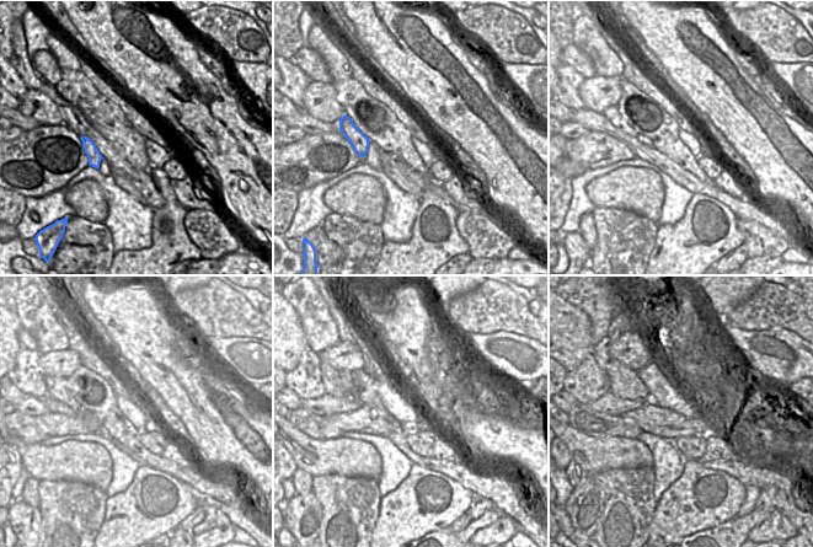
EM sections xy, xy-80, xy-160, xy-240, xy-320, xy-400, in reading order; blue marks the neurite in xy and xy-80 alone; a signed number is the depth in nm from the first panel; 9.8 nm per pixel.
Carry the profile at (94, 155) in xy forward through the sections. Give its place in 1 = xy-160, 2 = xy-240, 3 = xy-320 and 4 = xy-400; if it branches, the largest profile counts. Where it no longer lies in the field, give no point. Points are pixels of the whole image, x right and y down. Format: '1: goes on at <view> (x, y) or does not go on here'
1: goes on at xy-160 (611, 113)
2: goes on at xy-240 (58, 387)
3: goes on at xy-320 (330, 376)
4: goes on at xy-400 (621, 322)

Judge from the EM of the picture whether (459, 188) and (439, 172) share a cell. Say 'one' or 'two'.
two

